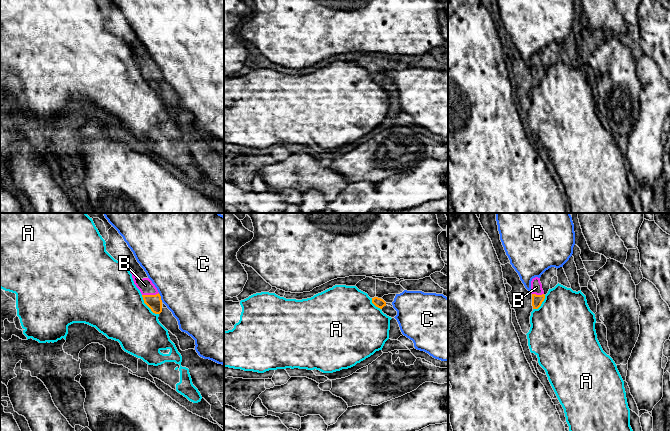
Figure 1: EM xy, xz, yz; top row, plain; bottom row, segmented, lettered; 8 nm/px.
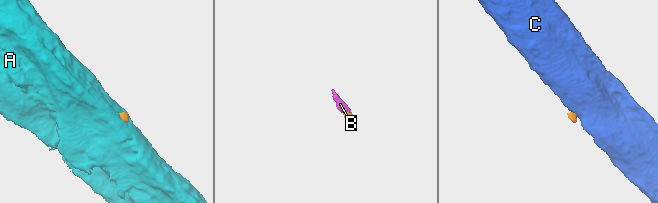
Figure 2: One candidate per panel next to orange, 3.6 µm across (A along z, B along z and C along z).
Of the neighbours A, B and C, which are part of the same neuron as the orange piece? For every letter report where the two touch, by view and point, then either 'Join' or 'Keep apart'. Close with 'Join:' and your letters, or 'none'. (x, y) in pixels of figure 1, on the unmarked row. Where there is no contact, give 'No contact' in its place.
A: Touches orange at xy (147, 81). Keep apart
B: Touches orange at xy (150, 71). Join
C: Touches orange at xy (160, 73). Keep apart
Join: B

